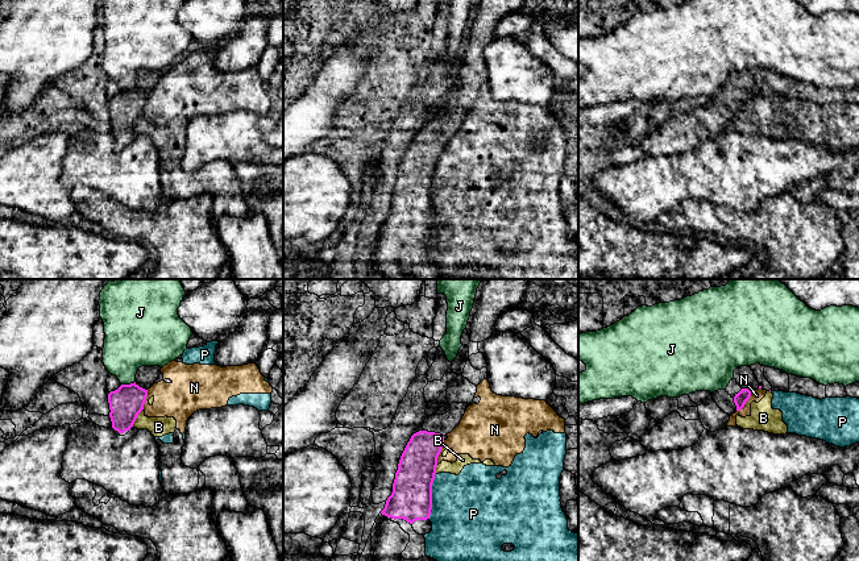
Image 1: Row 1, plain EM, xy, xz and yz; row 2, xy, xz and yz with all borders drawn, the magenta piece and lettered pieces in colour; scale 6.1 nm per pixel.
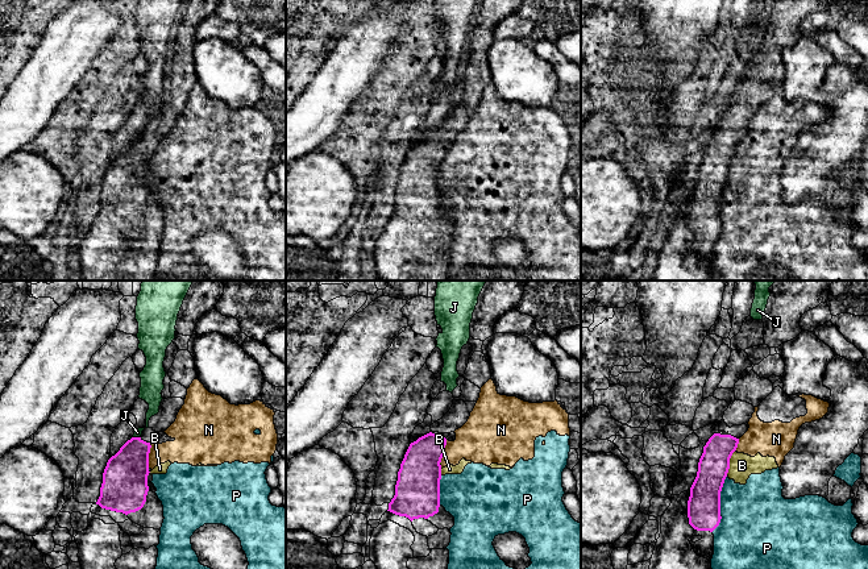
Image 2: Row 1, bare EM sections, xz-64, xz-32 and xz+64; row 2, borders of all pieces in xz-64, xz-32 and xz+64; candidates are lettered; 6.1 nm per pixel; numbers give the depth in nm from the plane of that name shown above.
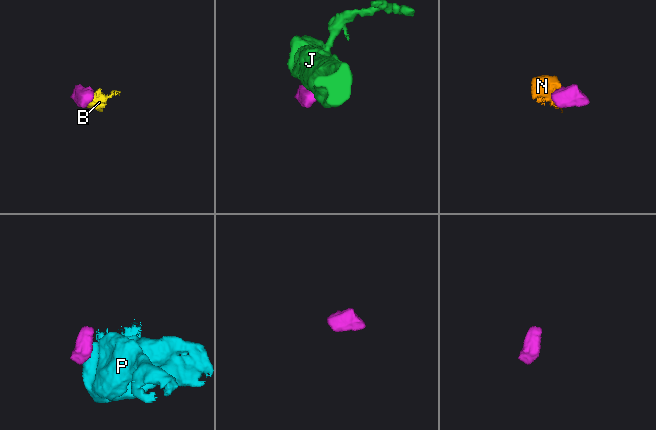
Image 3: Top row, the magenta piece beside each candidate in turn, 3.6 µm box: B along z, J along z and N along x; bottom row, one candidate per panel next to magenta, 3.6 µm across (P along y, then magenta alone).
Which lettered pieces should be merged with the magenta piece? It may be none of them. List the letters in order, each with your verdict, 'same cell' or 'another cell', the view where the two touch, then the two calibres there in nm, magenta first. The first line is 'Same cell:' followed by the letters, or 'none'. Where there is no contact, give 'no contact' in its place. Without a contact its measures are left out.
Same cell: none
B: another cell; contact in xy; calibres 200 and 120 nm
J: another cell; contact in xy; calibres 200 and 300 nm
N: another cell; contact in xz; calibres 240 and 260 nm
P: another cell; contact in xz; calibres 260 and 460 nm

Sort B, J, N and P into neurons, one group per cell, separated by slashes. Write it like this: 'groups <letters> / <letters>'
groups B N P / J

